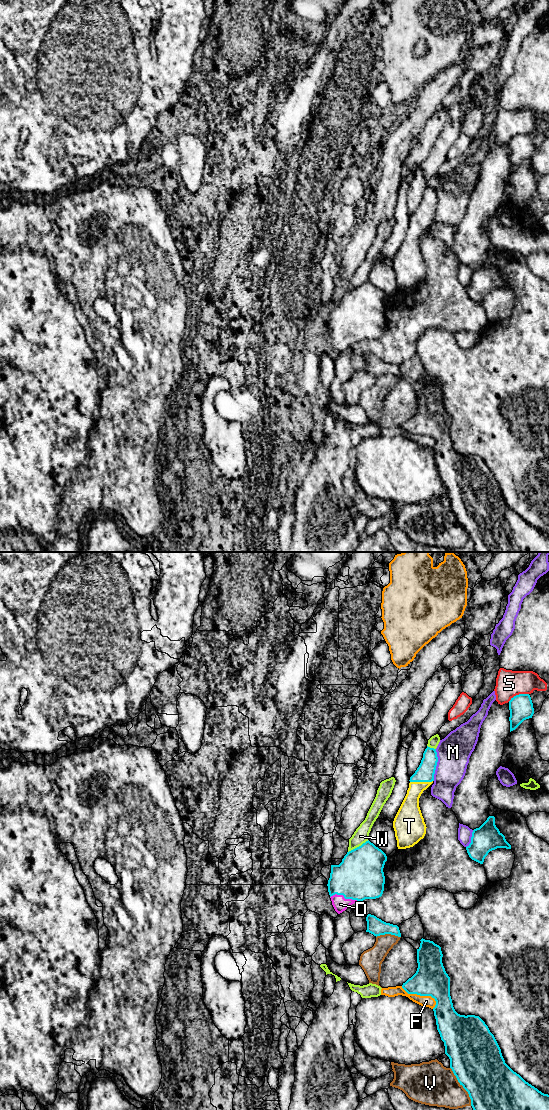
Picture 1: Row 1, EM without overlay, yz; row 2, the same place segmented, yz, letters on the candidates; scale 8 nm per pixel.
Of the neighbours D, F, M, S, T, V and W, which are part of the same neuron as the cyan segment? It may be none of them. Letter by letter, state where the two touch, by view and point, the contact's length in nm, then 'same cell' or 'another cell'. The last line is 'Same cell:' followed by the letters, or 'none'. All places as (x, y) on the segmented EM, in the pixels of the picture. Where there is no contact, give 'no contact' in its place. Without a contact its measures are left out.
D: yz (344, 897) | 220 nm | same cell
F: yz (421, 995) | 320 nm | another cell
M: yz (436, 765) | 260 nm | another cell
S: yz (519, 694) | 180 nm | another cell
T: yz (421, 781) | 180 nm | same cell
V: yz (462, 1085) | 360 nm | another cell
W: yz (359, 846) | 190 nm | another cell
Same cell: D, T

